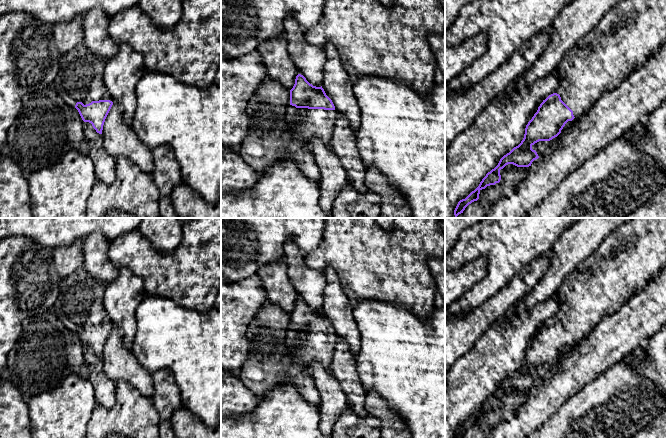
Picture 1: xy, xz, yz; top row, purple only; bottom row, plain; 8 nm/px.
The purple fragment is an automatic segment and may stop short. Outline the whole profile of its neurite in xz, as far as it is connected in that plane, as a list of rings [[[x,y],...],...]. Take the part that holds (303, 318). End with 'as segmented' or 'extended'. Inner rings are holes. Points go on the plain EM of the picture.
[[[298,298],[290,314],[290,328],[282,336],[284,349],[292,362],[312,371],[315,362],[331,372],[331,361],[339,338],[324,313],[310,308]]] | extended

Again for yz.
[[[630,218],[627,222],[614,229],[588,258],[582,261],[564,278],[557,291],[560,301],[559,309],[553,318],[543,324],[537,336],[526,349],[524,362],[521,367],[500,383],[498,389],[486,398],[474,415],[458,426],[454,438],[463,437],[469,428],[477,425],[482,413],[499,407],[501,404],[500,394],[506,389],[513,388],[517,391],[531,390],[532,386],[539,382],[537,376],[532,373],[535,367],[550,365],[557,361],[568,345],[572,345],[578,339],[587,335],[603,317],[609,316],[620,309],[622,304],[635,295],[637,291],[640,291],[665,263],[666,218]]] | extended

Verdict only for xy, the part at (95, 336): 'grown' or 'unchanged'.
grown

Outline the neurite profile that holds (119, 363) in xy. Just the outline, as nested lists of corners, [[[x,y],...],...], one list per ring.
[[[112,329],[103,349],[103,369],[114,383],[125,381],[136,388],[143,396],[151,398],[154,393],[152,374],[137,360],[124,345],[120,329]]]

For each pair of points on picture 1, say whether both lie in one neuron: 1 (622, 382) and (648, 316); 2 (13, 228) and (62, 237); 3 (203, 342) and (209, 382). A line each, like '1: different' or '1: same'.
1: different
2: same
3: same

